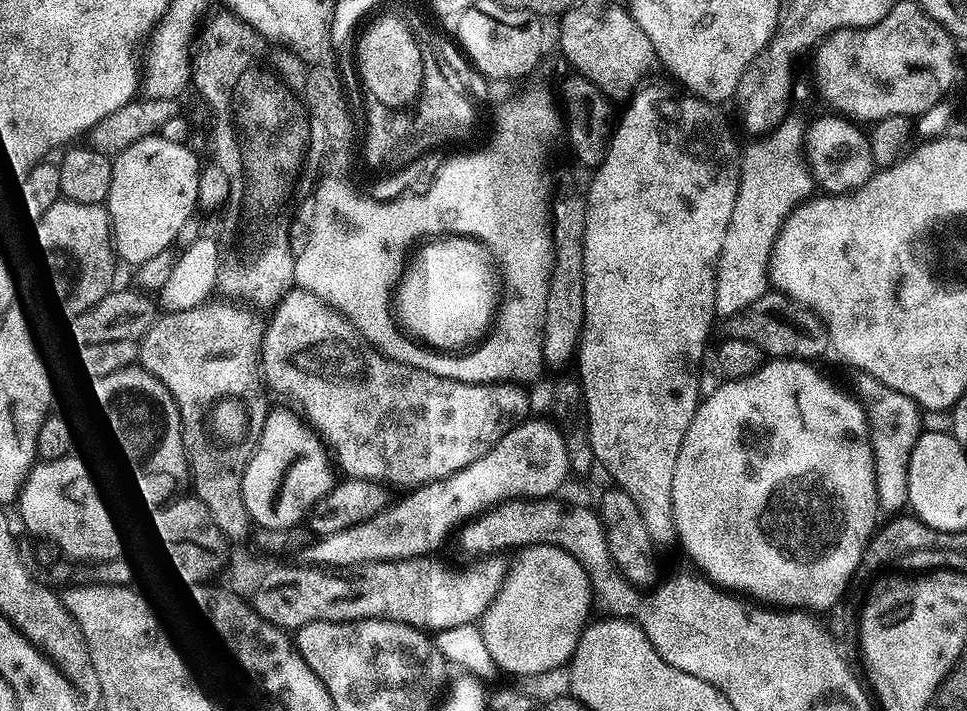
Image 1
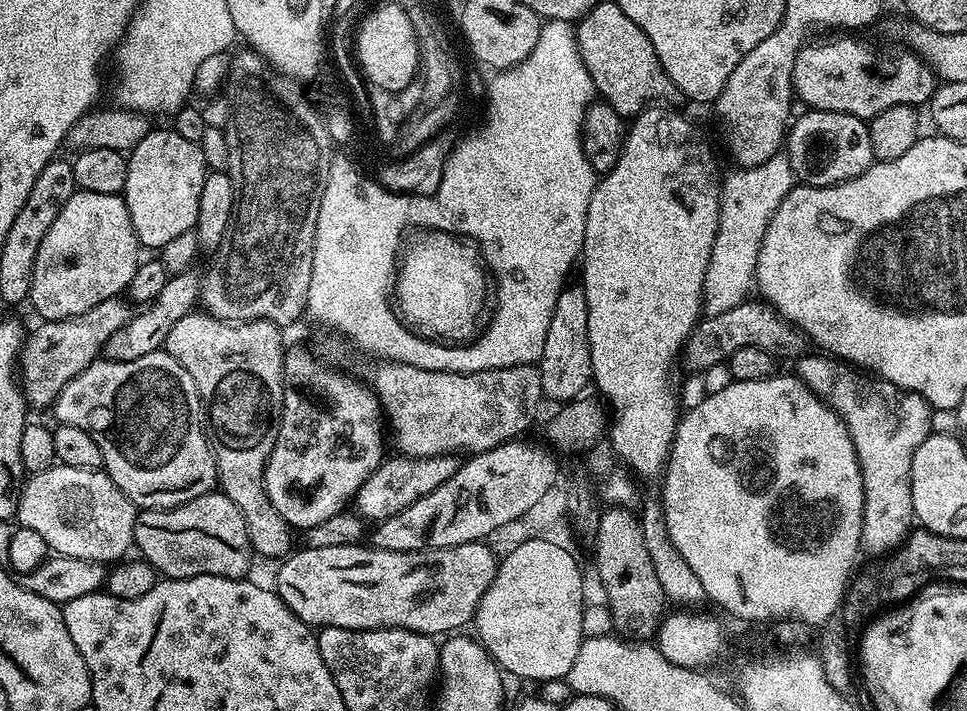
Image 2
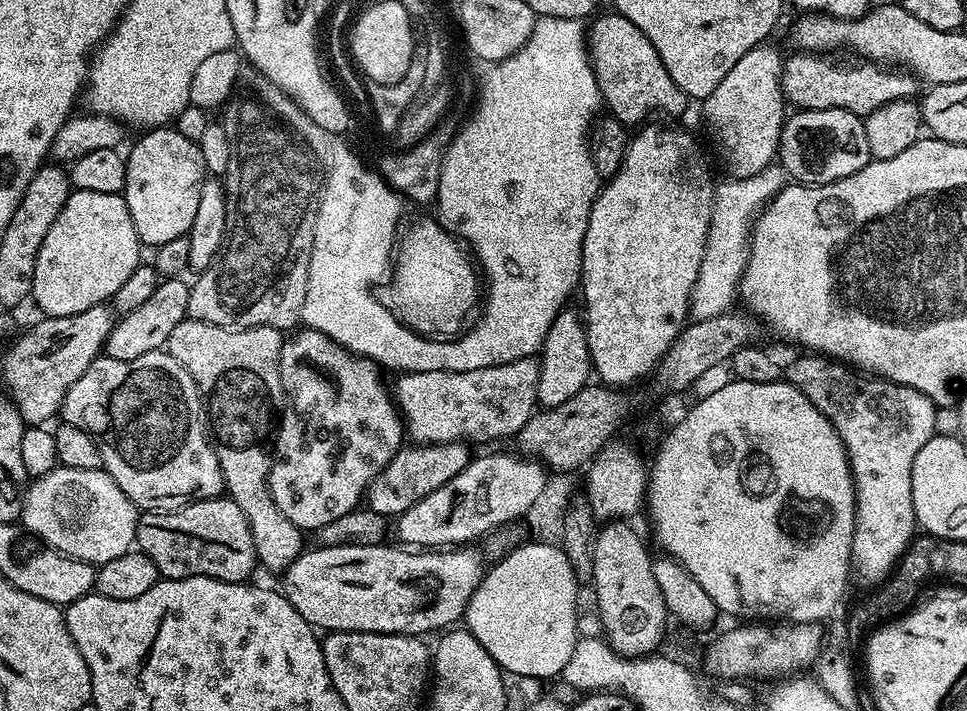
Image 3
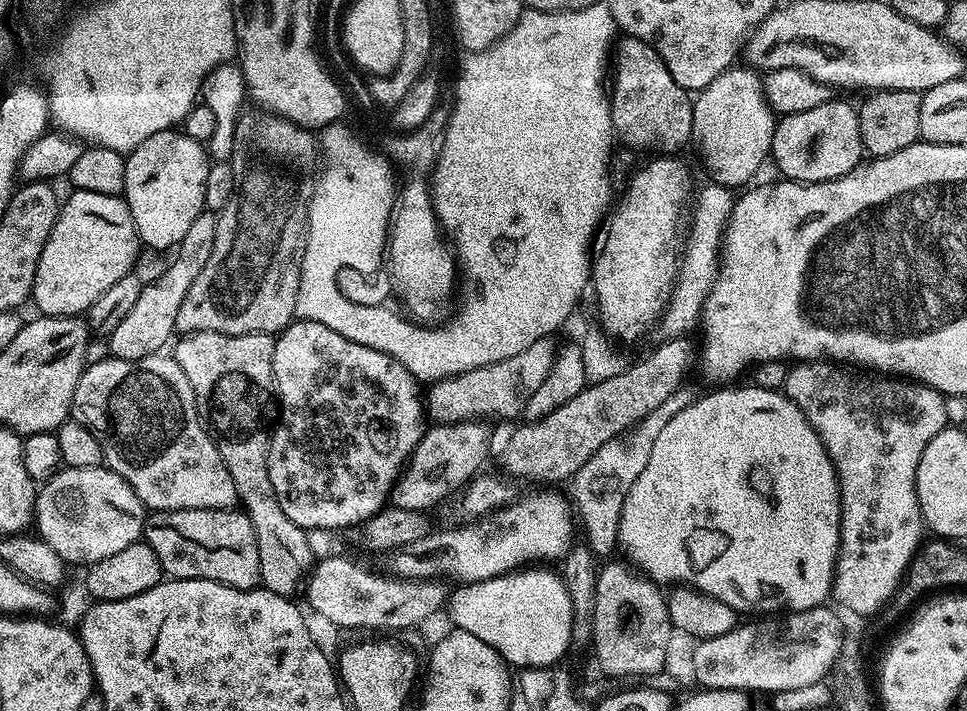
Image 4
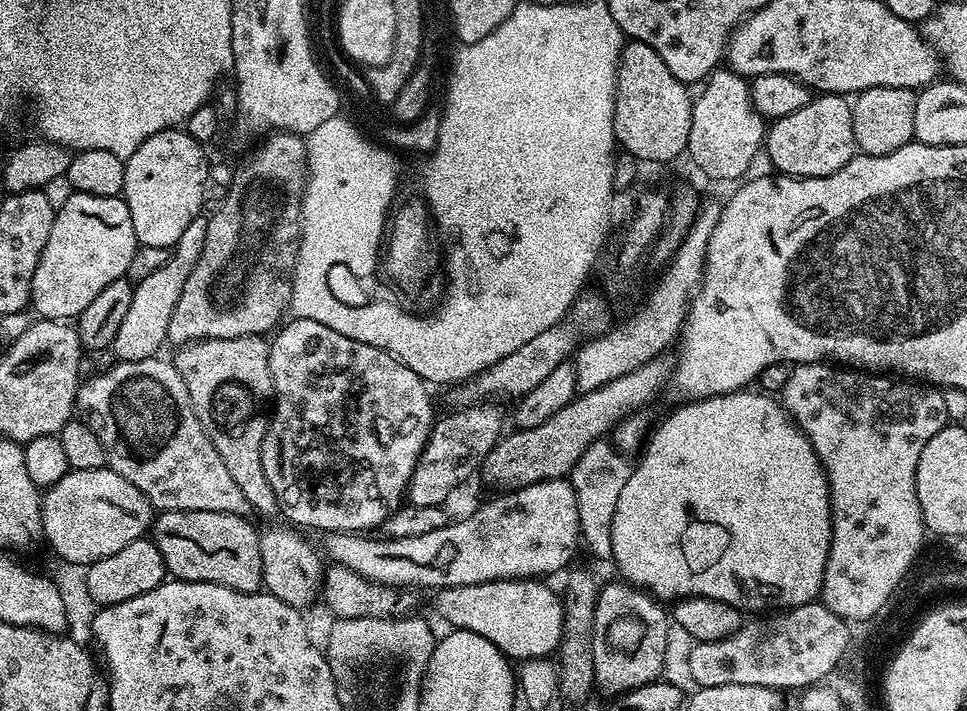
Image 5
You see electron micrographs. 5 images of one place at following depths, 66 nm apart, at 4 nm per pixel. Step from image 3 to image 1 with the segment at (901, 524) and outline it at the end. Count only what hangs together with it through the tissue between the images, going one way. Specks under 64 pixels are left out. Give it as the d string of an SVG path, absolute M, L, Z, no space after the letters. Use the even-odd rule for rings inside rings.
M865 372L855 377L856 390L854 396L863 407L867 417L867 439L872 445L872 462L876 471L876 503L888 514L896 514L900 507L908 504L908 463L914 450L916 440L922 431L921 409L906 394L898 394L890 386L878 382Z

